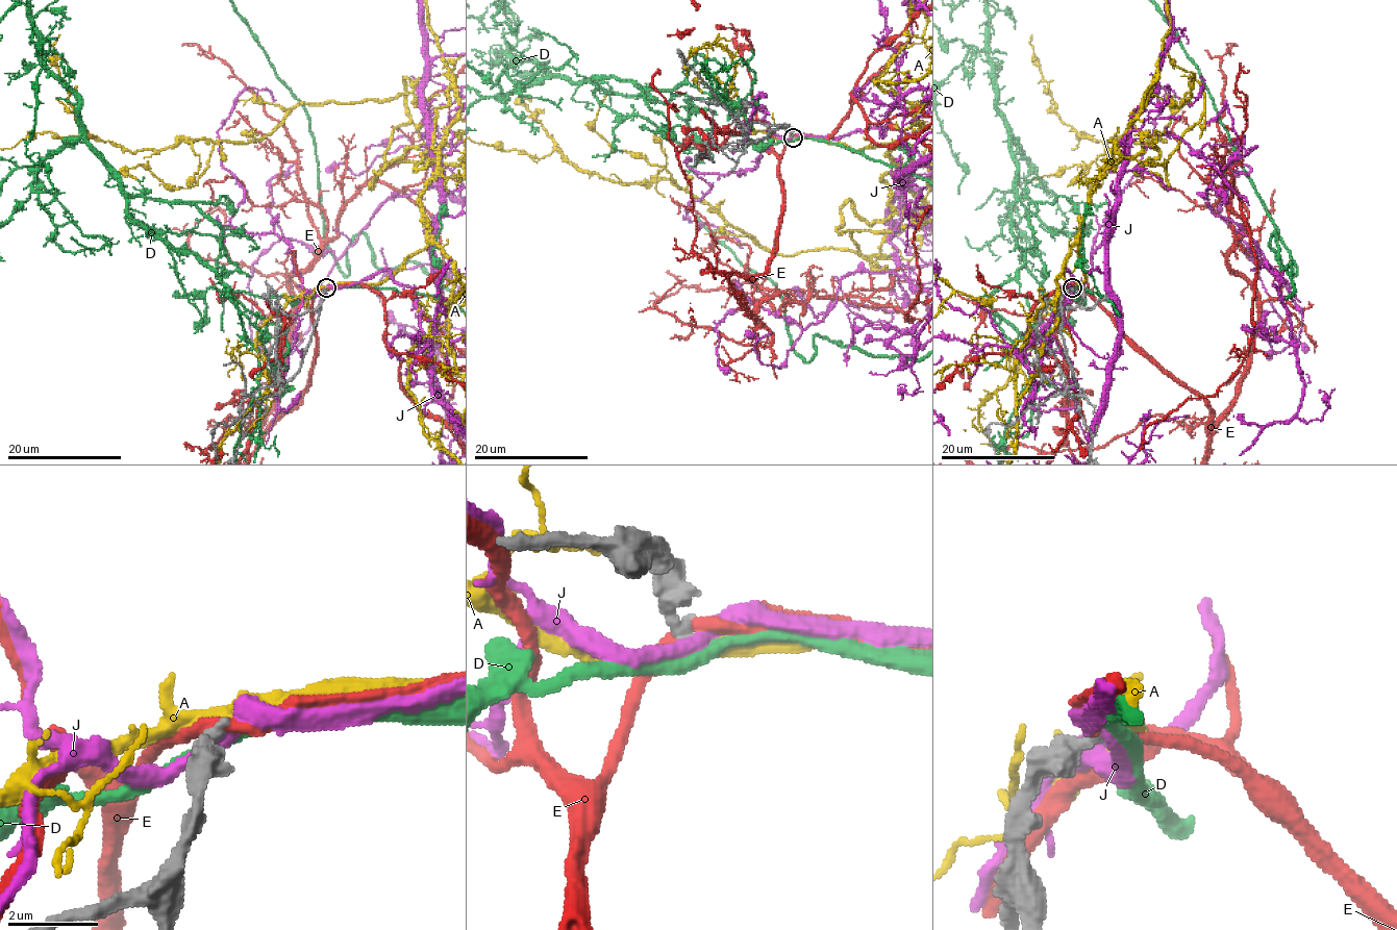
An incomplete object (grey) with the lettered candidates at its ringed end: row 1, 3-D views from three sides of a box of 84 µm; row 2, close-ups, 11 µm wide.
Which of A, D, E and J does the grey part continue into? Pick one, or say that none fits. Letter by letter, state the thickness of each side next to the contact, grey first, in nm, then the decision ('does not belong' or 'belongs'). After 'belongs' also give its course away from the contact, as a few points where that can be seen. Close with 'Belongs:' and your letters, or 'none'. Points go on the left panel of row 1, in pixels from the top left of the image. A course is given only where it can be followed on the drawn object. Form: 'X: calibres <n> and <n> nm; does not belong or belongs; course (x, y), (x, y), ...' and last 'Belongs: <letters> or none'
A: calibres 280 and 440 nm; does not belong
D: calibres 280 and 300 nm; does not belong
E: calibres 380 and 300 nm; does not belong
J: calibres 300 and 360 nm; does not belong
Belongs: none

